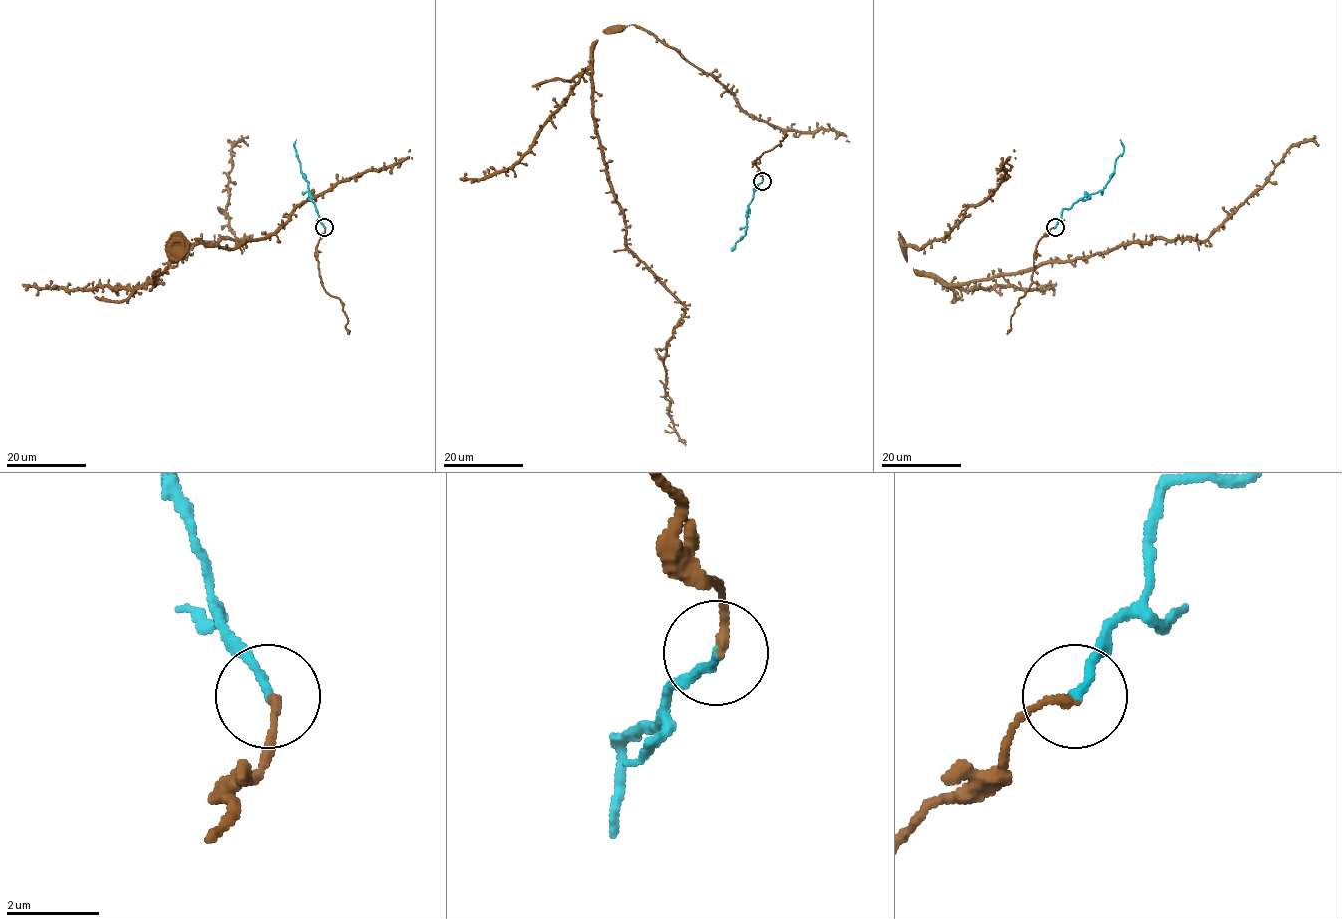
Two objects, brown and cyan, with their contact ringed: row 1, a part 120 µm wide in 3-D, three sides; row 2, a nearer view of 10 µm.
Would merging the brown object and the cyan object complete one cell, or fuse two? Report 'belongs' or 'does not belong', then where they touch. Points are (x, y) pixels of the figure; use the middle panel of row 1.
belongs; place (762, 181)

